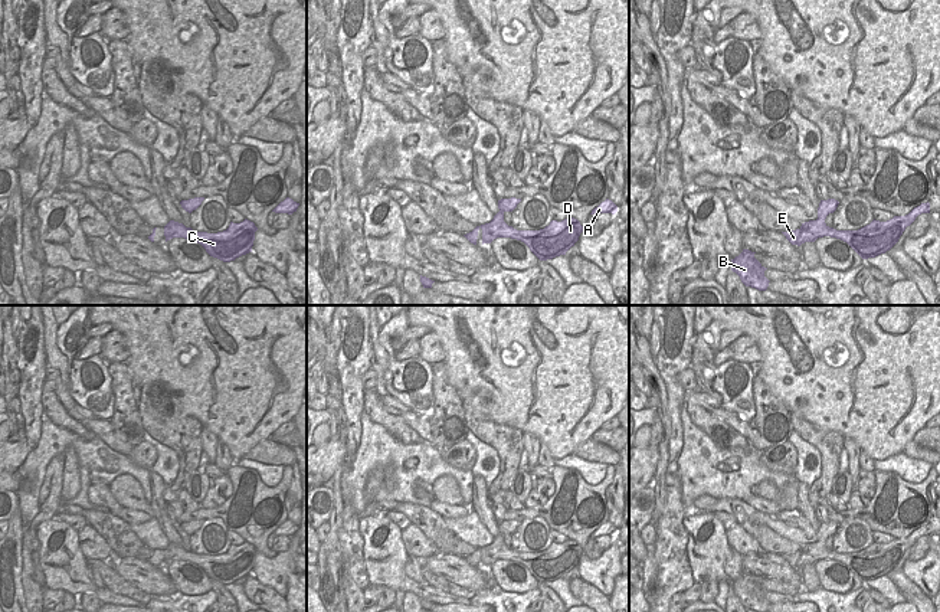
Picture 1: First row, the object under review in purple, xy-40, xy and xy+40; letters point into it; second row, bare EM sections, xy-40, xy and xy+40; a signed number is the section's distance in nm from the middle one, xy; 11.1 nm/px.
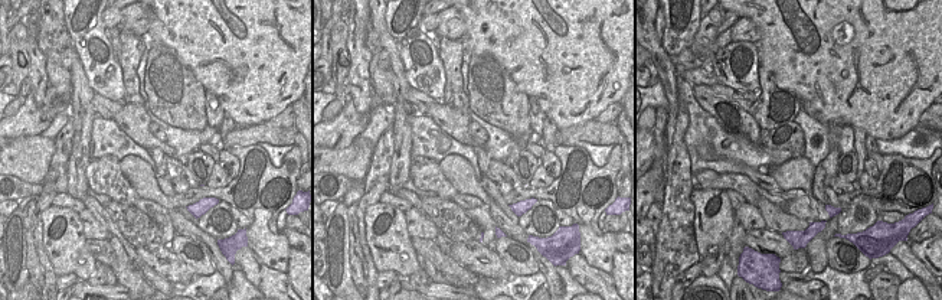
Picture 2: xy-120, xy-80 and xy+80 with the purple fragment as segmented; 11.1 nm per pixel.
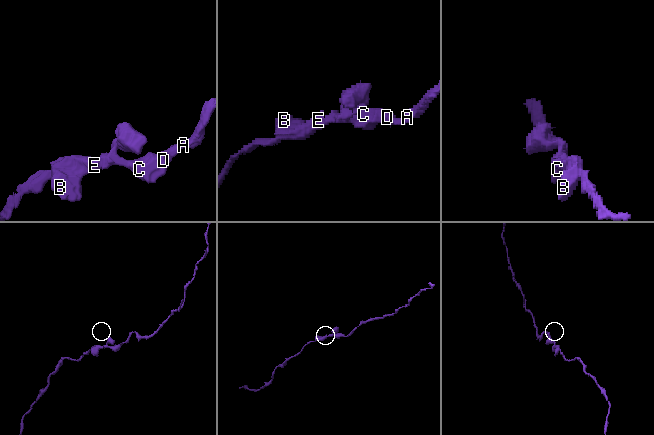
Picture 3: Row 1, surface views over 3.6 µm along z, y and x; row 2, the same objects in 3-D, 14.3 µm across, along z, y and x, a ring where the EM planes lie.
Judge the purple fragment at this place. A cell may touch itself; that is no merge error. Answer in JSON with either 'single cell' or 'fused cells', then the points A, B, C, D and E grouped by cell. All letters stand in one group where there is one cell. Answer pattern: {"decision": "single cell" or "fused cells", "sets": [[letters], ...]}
{"decision": "single cell", "sets": [["A", "B", "C", "D", "E"]]}

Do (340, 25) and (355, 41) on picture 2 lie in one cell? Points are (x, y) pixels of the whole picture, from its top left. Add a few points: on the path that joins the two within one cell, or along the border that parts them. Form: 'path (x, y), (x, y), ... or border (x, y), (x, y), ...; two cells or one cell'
border (344, 20), (346, 49), (350, 65); two cells

